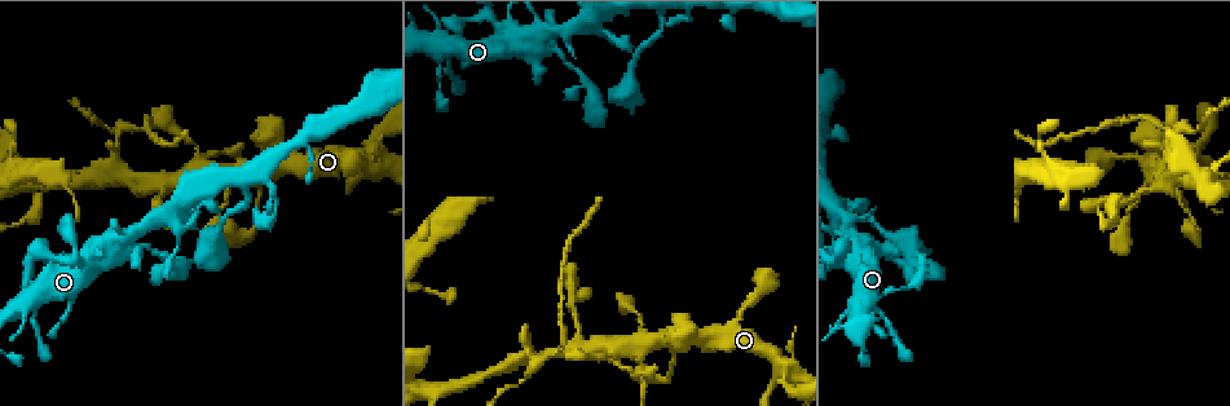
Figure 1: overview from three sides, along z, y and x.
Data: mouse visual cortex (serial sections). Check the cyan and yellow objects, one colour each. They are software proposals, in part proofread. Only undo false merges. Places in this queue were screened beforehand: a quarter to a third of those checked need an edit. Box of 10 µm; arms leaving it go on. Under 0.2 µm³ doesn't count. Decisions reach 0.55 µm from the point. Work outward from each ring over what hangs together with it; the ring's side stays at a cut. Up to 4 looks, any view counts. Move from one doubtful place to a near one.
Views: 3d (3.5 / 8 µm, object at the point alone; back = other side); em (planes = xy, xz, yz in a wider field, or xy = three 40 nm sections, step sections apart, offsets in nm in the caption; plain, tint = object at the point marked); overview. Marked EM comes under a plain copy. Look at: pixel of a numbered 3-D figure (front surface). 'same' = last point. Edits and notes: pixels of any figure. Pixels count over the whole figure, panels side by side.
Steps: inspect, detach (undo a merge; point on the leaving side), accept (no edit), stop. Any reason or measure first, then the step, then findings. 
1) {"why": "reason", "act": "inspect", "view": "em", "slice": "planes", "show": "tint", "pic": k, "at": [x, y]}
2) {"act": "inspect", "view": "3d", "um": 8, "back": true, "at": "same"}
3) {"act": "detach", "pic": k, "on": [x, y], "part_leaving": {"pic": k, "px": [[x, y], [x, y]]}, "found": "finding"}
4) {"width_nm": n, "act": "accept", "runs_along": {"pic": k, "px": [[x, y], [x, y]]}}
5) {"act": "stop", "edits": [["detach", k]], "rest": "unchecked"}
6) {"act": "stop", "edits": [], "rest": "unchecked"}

{"why": "thin arm on a thick one", "act": "inspect", "view": "3d", "um": 3.5, "pic": 1, "at": [124, 240]}

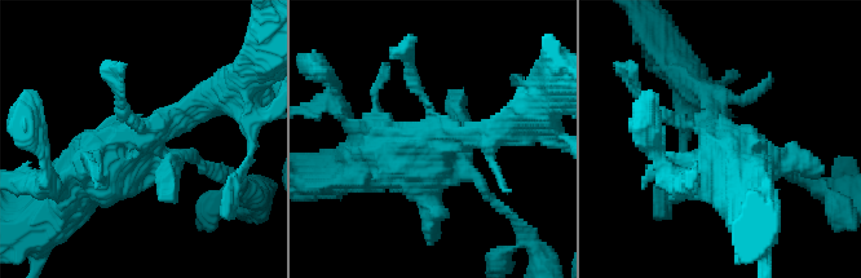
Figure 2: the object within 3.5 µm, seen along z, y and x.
{"why": "need the tissue", "act": "inspect", "view": "em", "slice": "xy", "step": 2, "show": "tint", "pic": 2, "at": [433, 149]}

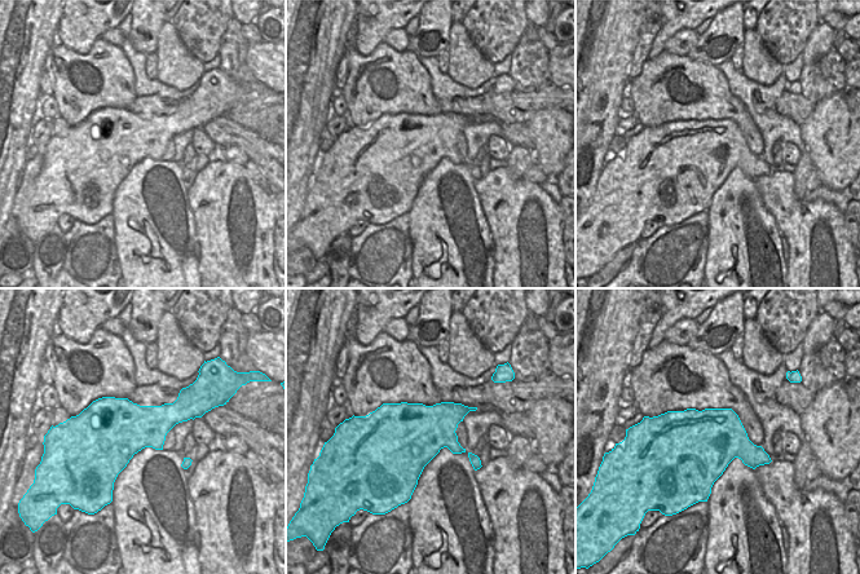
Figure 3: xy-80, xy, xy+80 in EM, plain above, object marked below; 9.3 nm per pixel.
{"act": "accept", "runs_along": {"pic": 2, "px": [[61, 199], [197, 104]]}, "found": "continuous, no second cell"}

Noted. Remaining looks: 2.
{"why": "thick turns thin", "act": "inspect", "view": "em", "slice": "xy", "step": 1, "show": "tint", "pic": 1, "at": [1196, 154]}

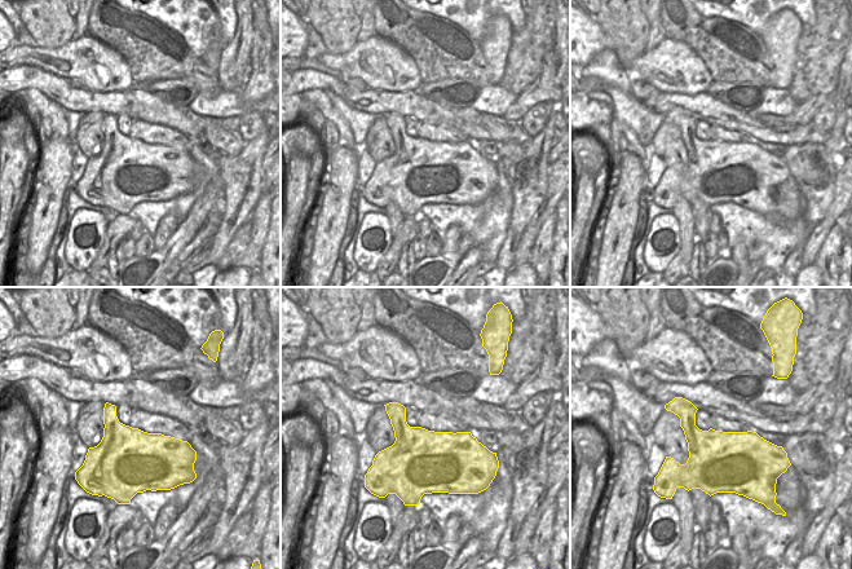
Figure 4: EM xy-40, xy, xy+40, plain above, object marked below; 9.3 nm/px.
{"act": "inspect", "view": "3d", "um": 3.5, "back": true, "at": "same"}

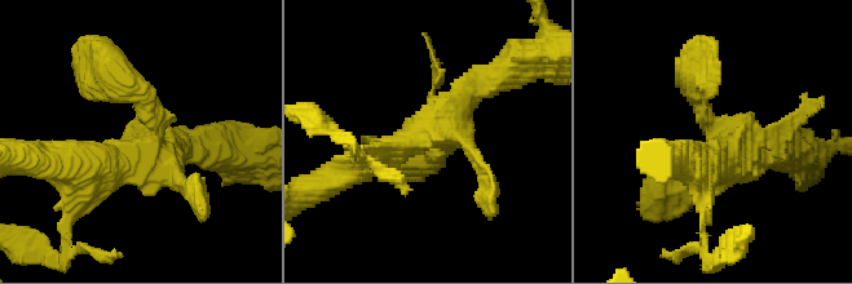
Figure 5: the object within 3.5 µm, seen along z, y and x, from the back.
{"act": "accept", "runs_along": {"pic": 5, "px": [[510, 70], [422, 167]]}, "found": "all the same cell"}

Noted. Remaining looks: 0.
{"act": "stop", "edits": [], "rest": "unchecked"}

